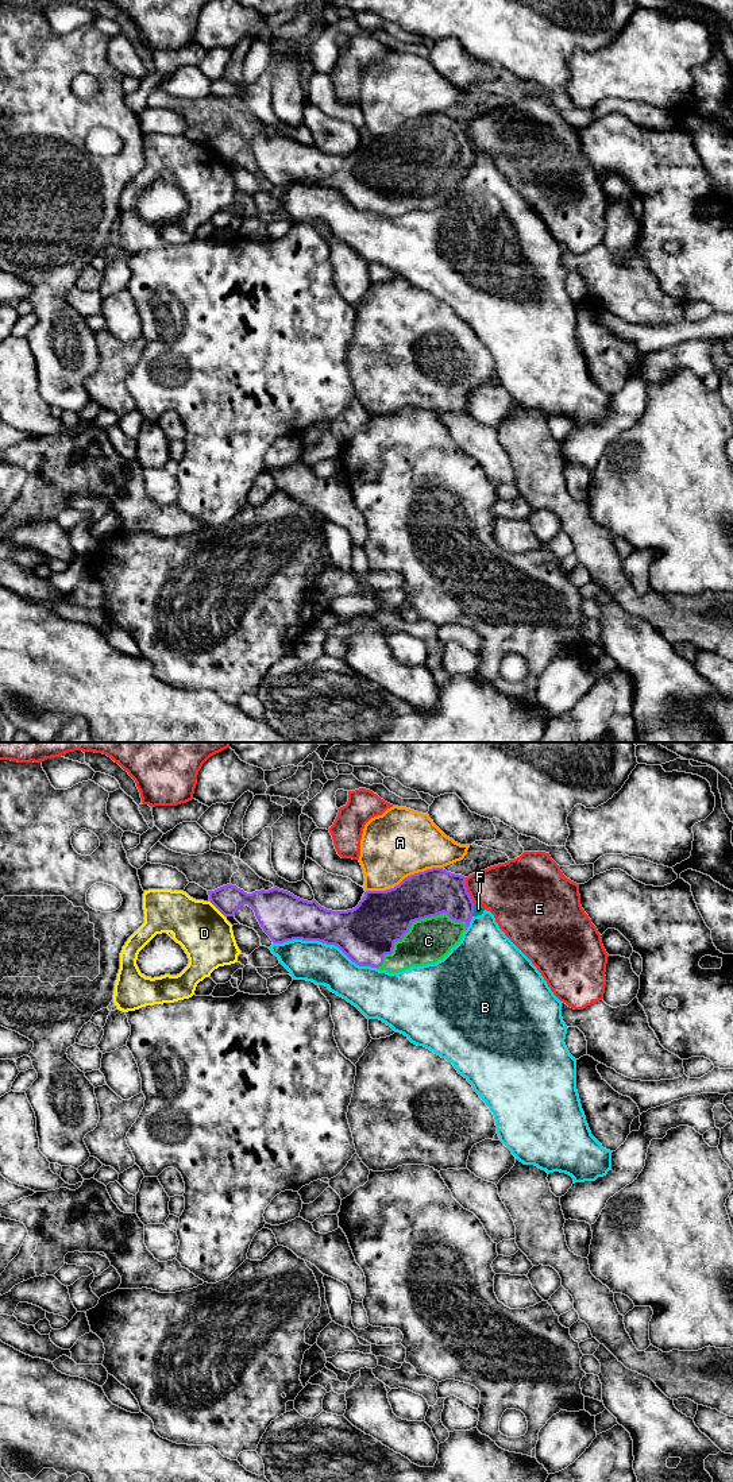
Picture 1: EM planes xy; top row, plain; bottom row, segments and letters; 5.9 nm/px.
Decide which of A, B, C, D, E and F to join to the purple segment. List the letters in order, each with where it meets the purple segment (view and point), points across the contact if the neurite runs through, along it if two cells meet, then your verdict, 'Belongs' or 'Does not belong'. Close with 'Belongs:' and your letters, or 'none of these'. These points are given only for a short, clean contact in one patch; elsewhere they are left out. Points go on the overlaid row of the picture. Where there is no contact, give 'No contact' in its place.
A: Touches purple at xy (405, 877). Does not belong
B: Touches purple at xy (326, 942). Does not belong
C: Touches purple at xy (413, 921). Belongs
D: Touches purple at xy (218, 909). Boundary: xy (209, 902), (224, 917). Does not belong
E: Touches purple at xy (466, 890). Does not belong
F: Touches purple at xy (473, 910). Boundary: xy (474, 903), (471, 915). Does not belong
Belongs: C

